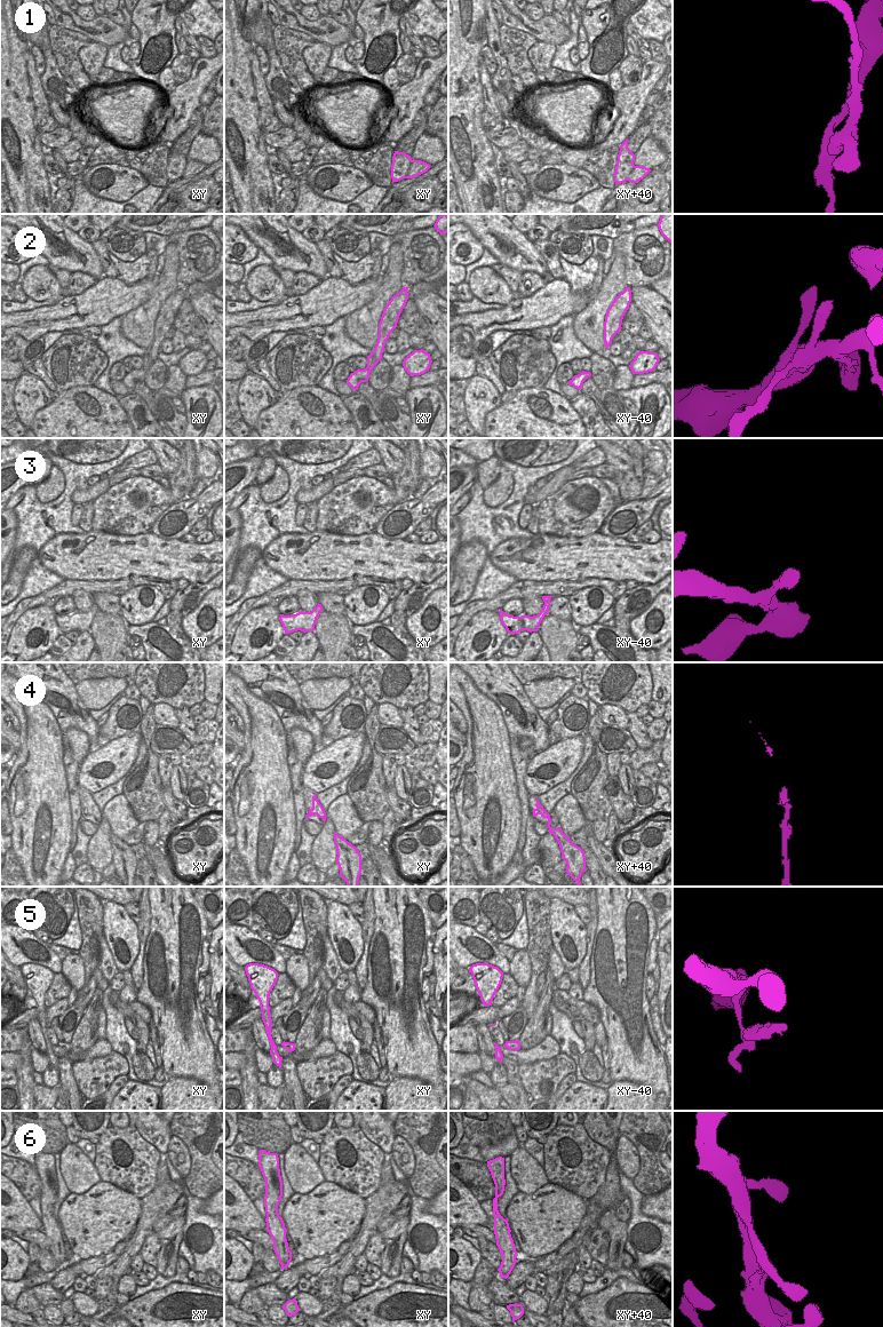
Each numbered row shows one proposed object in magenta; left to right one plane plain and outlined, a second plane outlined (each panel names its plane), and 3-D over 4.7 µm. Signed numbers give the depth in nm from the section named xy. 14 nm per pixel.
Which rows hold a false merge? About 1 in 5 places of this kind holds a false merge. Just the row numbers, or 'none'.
1

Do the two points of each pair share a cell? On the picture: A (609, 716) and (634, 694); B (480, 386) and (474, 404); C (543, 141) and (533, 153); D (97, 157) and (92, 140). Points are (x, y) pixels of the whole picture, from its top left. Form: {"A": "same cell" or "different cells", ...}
{"A": "different cells", "B": "same cell", "C": "different cells", "D": "different cells"}

